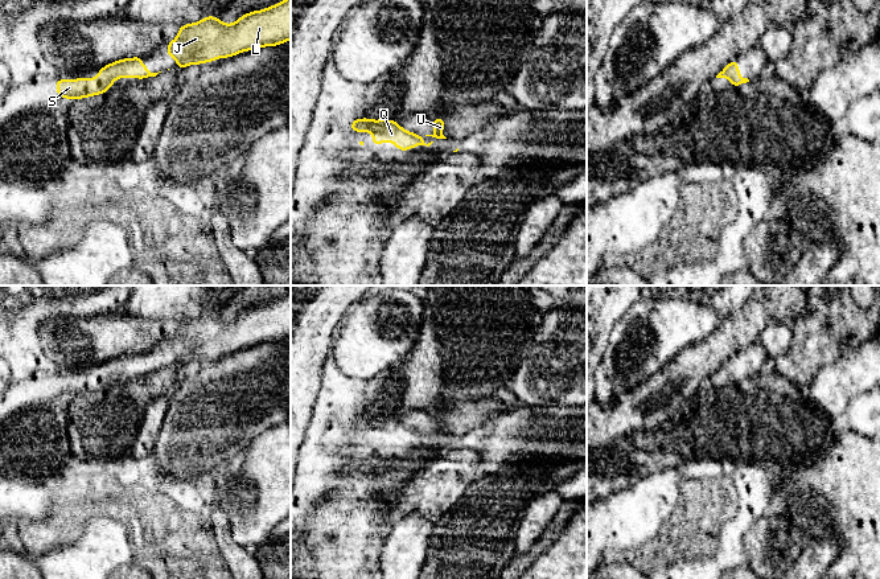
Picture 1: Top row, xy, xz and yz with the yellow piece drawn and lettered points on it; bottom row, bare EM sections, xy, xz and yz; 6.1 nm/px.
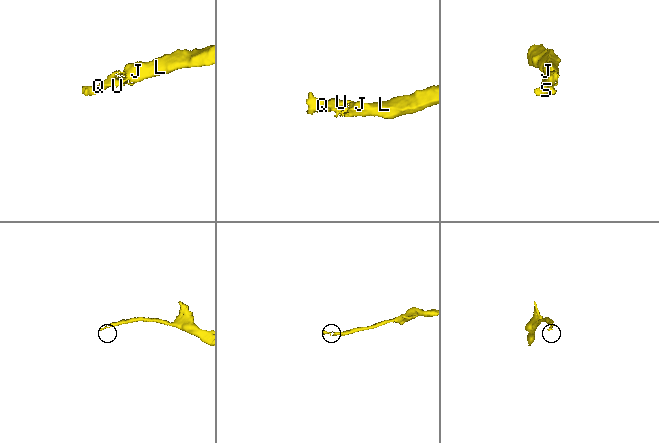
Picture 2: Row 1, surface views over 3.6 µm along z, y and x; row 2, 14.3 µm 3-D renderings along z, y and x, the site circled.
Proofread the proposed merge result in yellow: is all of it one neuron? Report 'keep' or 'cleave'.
keep

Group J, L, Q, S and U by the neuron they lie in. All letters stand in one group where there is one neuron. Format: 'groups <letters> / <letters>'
groups J L Q S U

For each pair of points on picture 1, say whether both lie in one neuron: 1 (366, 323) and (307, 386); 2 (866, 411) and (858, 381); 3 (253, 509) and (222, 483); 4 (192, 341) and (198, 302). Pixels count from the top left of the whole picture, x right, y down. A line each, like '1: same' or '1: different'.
1: different
2: different
3: same
4: different

